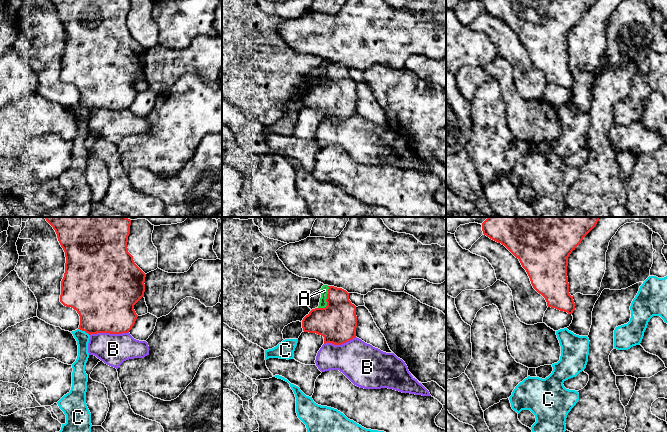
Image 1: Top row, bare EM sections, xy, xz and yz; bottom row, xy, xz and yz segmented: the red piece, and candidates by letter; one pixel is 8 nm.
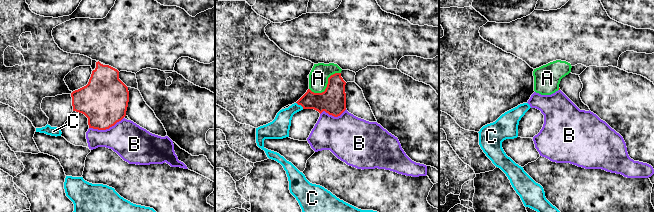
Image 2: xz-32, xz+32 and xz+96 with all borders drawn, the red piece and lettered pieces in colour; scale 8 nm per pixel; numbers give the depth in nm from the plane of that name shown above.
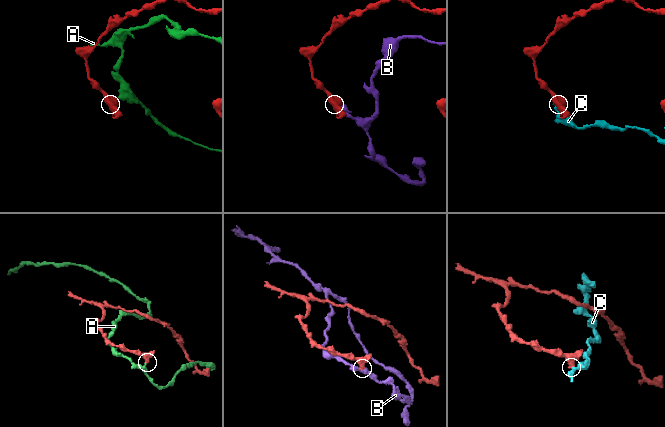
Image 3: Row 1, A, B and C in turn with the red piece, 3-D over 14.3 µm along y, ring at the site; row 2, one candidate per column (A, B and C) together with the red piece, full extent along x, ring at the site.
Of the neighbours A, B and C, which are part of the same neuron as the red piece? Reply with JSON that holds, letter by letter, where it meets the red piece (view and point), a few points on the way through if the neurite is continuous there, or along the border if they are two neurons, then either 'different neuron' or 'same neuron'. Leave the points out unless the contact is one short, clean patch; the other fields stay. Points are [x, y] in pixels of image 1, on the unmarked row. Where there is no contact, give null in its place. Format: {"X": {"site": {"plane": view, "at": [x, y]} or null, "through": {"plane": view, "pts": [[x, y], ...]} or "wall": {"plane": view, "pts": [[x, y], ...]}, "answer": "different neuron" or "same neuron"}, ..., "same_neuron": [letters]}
{"A": {"site": {"plane": "xz", "at": [326, 76]}, "wall": {"plane": "xz", "pts": [[328, 62], [326, 81], [318, 84]]}, "answer": "different neuron"}, "B": {"site": {"plane": "xy", "at": [109, 108]}, "answer": "different neuron"}, "C": {"site": {"plane": "xy", "at": [84, 106]}, "wall": {"plane": "xy", "pts": [[78, 104], [89, 111]]}, "answer": "different neuron"}, "same_neuron": []}

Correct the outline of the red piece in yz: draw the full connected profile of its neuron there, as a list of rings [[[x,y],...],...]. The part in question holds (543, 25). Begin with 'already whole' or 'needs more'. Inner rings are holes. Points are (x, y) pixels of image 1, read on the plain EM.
already whole; [[[482,0],[483,10],[504,21],[526,46],[533,64],[541,70],[547,82],[572,90],[575,86],[573,72],[569,69],[567,53],[568,33],[596,0]]]

